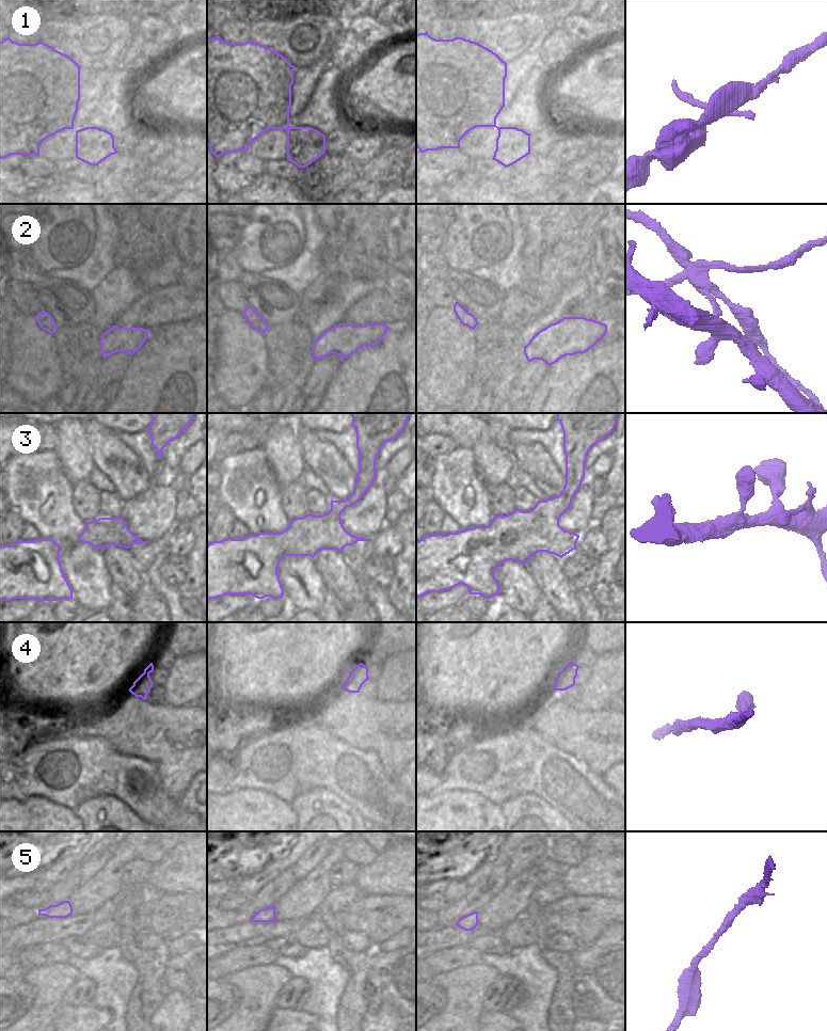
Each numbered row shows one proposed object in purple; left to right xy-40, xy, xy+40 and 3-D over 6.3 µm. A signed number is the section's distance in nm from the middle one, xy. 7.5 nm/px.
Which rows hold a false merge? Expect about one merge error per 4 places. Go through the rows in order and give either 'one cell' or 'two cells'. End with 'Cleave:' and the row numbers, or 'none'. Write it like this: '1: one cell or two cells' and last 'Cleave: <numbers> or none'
1: one cell
2: two cells
3: one cell
4: one cell
5: one cell
Cleave: 2

